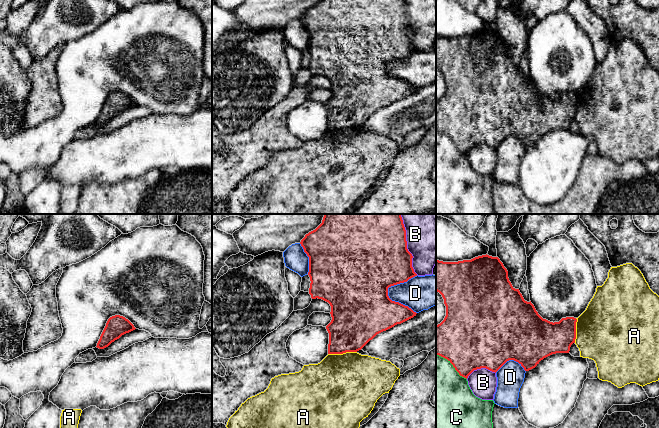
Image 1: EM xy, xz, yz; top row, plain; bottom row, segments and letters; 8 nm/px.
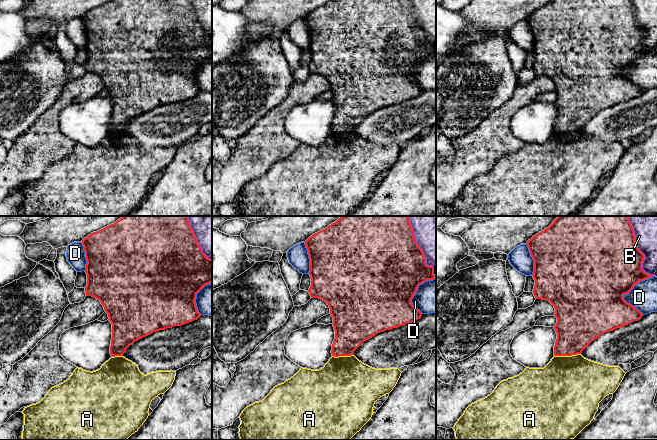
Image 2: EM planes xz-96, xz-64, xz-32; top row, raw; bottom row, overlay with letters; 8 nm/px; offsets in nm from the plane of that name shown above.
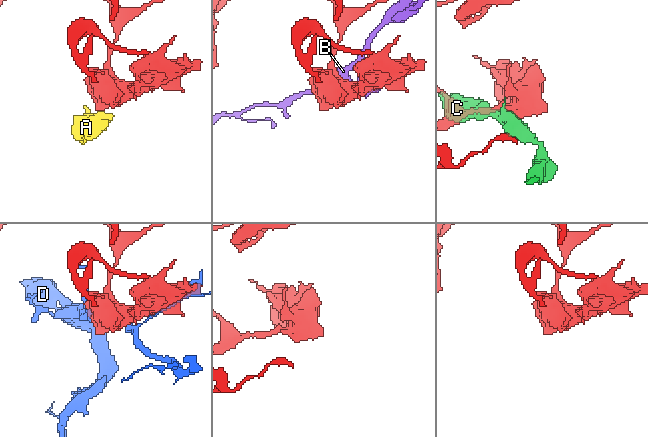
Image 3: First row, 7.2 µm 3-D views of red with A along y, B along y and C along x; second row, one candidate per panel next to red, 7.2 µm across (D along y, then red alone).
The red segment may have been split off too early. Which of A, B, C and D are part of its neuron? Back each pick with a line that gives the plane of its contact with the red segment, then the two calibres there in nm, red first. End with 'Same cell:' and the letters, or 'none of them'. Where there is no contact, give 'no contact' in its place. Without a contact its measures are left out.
Same cell: none of them

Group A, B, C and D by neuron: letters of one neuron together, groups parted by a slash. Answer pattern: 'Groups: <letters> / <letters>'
Groups: A / B / C / D

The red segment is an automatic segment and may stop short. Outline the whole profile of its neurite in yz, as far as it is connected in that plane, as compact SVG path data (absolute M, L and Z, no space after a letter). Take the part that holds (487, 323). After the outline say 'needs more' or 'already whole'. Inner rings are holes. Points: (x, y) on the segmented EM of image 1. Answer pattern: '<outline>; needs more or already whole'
M486 254L471 260L458 262L443 262L436 260L436 291L442 295L446 306L446 316L444 320L436 325L436 355L447 359L459 375L466 379L474 370L481 368L486 368L496 373L509 360L518 362L525 371L529 371L535 368L541 360L552 354L569 353L571 345L575 343L577 319L574 317L566 317L562 318L559 322L554 323L543 319L538 314L531 301L525 301L519 289L515 289L512 286L508 278L508 271L498 257L492 257Z; already whole

